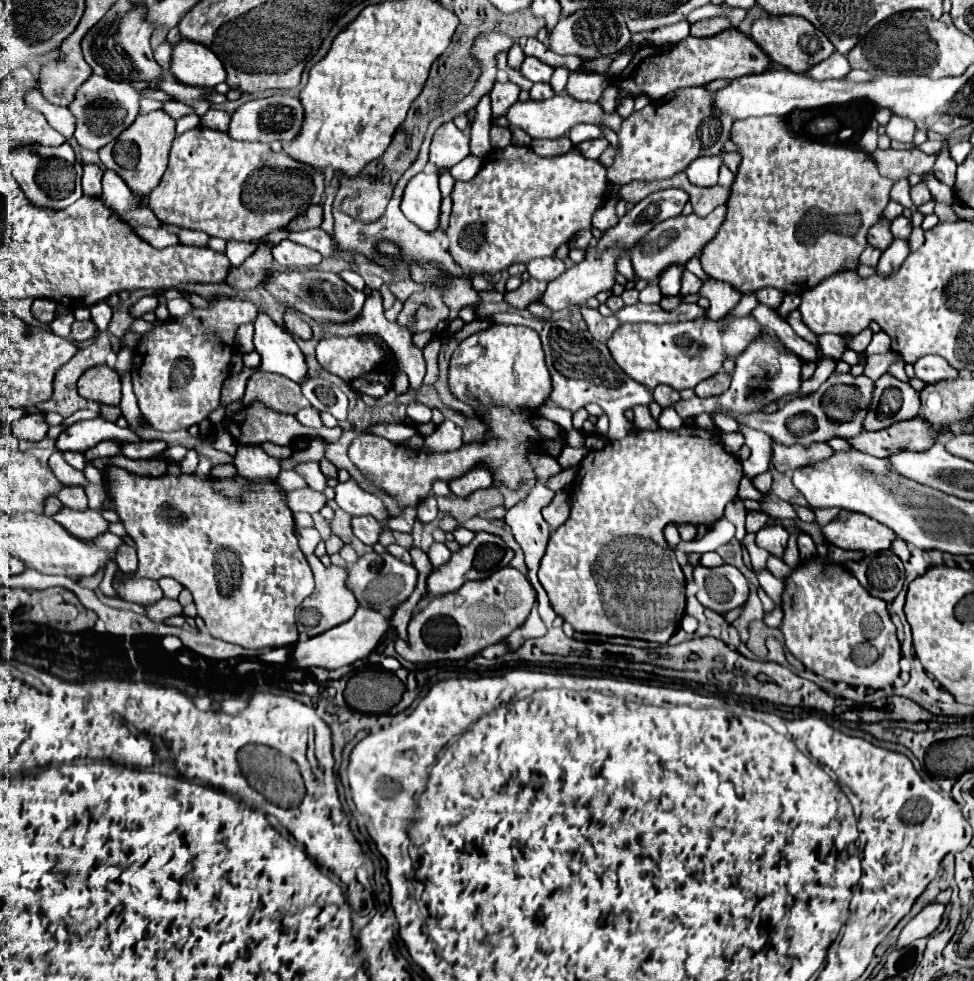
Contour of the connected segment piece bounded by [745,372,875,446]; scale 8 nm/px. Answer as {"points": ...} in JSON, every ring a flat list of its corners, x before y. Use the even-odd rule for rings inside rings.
{"points":[[833,372,821,386,819,390,807,394,807,396,799,396,793,398,791,402,787,402,781,410,777,410,775,414,763,414,763,416,747,416,747,426,761,430,765,434,769,434,775,442,791,446,791,444,803,444,803,446,811,446,813,442,827,442,831,438,853,438,865,432,863,422,867,418,871,400,873,400,873,390,875,390,875,382,871,378,867,378,865,374,853,376,851,372],[797,414,811,414,817,420,817,428,813,432,809,432,807,436,795,436,791,434,791,430,787,428,787,420,791,416]]}

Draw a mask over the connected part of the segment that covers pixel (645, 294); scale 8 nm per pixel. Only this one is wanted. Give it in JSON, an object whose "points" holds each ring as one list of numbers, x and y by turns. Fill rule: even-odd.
{"points":[[647,284,647,288,641,290,639,300,645,302,645,304,659,304,659,300,661,300,661,290,659,290,659,286,657,286,657,284]]}

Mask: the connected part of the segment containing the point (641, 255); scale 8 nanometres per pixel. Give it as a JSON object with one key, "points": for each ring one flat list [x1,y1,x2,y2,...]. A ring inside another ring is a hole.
{"points":[[717,206,709,216,697,216,695,212,691,214,679,214,675,218,669,218,661,224,657,224,639,244,631,250,631,262,635,268,637,278,643,278,647,282,655,282,657,276,667,268,669,264,687,264,691,256,699,254,703,246,715,236,719,226,725,220,725,206]]}

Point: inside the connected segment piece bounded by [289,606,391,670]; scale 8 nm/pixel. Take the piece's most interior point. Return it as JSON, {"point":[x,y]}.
{"point":[355,639]}

